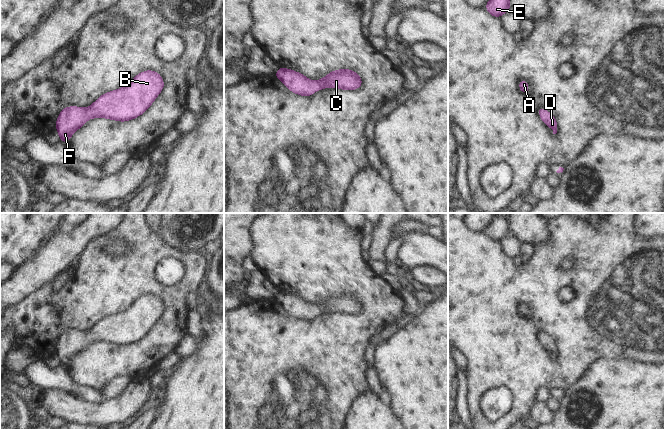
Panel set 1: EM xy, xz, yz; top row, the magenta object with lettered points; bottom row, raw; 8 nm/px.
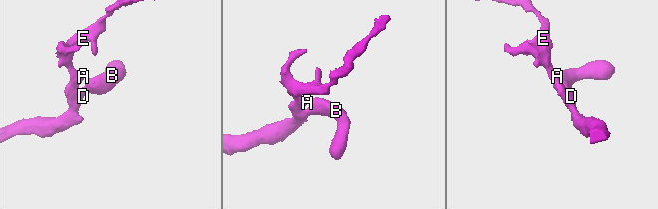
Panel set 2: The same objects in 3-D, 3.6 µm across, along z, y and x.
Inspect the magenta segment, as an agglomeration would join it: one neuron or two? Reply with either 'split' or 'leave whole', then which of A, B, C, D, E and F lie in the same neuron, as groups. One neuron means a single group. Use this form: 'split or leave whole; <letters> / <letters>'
leave whole; A B C D E F

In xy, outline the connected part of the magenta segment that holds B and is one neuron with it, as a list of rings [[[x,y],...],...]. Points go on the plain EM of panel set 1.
[[[147,294],[135,300],[123,312],[101,319],[87,333],[70,330],[62,333],[56,353],[60,365],[67,368],[73,357],[90,342],[108,342],[125,346],[142,339],[164,312],[161,299]]]

